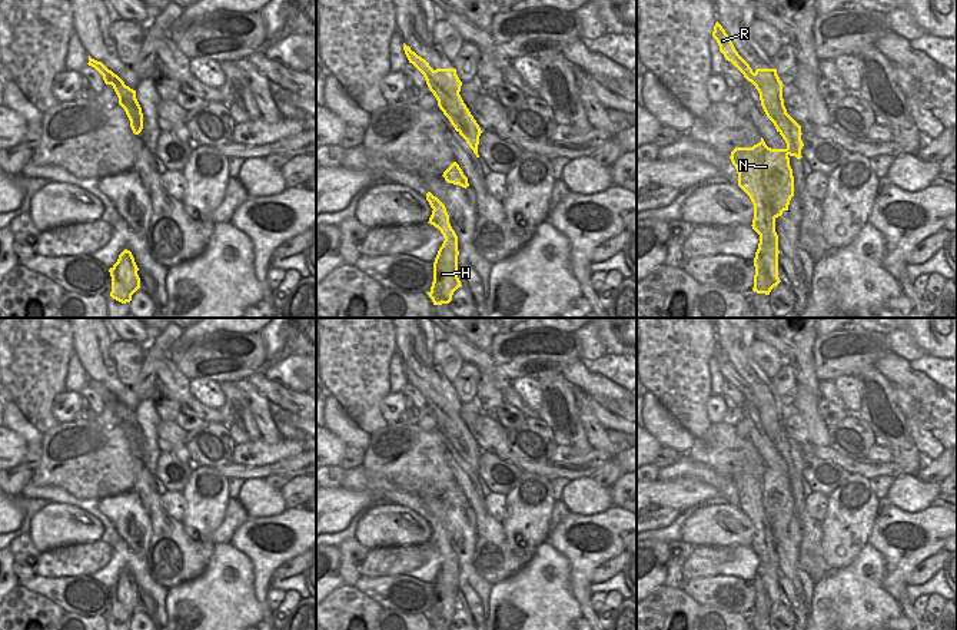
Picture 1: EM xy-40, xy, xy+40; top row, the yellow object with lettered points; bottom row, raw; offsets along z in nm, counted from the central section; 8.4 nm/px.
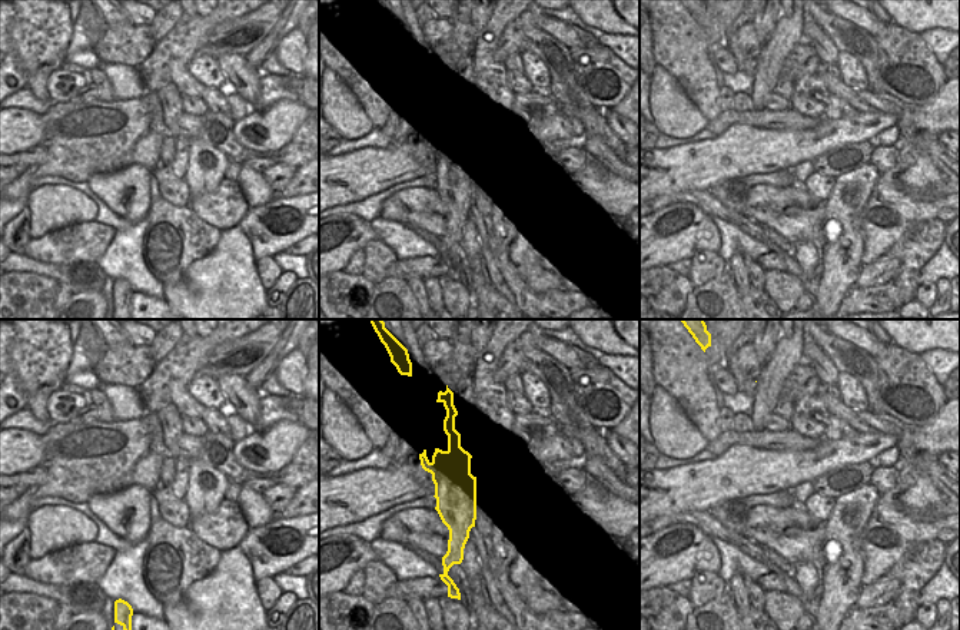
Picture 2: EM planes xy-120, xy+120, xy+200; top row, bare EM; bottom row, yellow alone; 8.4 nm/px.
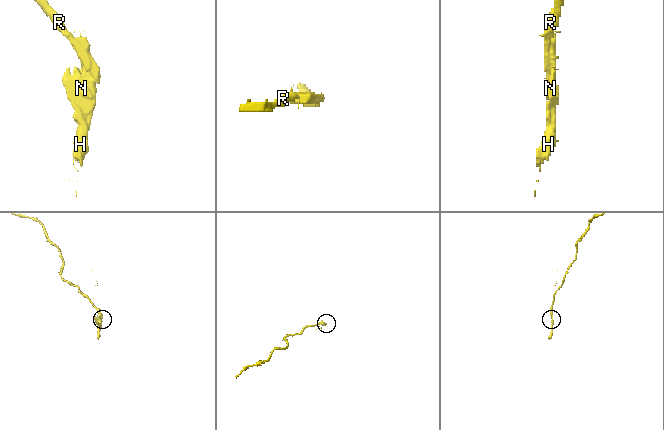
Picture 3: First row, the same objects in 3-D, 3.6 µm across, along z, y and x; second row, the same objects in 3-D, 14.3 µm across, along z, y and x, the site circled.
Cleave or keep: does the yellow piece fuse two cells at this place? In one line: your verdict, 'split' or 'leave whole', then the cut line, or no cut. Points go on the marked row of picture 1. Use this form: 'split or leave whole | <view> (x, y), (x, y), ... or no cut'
split | xy+40 (781, 92), (778, 103), (786, 122), (780, 132)

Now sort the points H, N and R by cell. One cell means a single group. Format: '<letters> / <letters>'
H N / R

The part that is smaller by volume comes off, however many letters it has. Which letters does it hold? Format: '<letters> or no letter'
H, N

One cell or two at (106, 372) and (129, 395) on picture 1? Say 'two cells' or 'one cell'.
two cells

